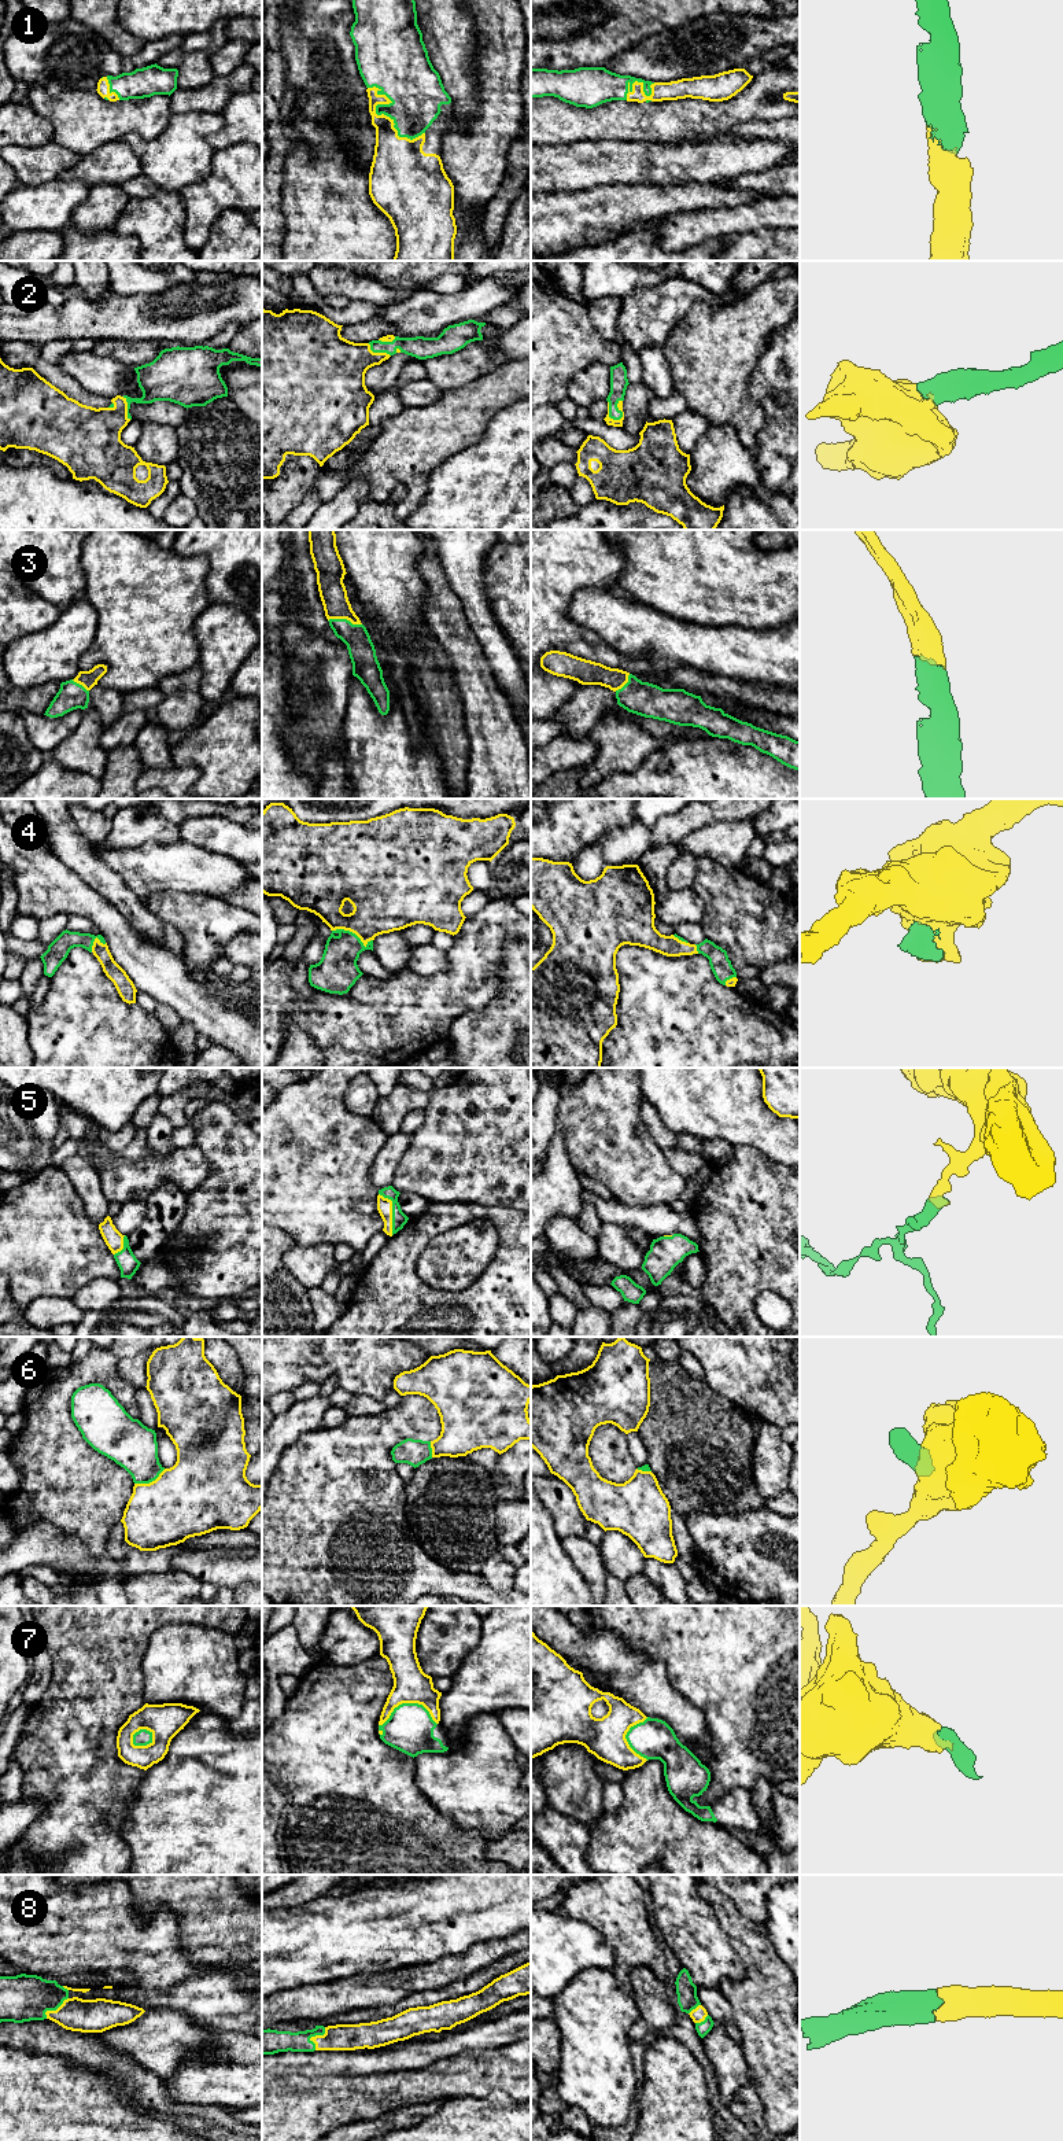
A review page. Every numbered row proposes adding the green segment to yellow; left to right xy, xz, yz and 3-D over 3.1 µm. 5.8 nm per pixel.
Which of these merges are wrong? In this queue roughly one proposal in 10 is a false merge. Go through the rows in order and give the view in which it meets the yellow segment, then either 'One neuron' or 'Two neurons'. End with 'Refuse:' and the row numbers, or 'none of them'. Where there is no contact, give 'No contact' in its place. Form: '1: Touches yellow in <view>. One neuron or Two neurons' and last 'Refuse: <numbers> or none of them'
1: Touches yellow in xz. One neuron
2: Touches yellow in yz. One neuron
3: Touches yellow in xz. One neuron
4: Touches yellow in xz. One neuron
5: Touches yellow in xz. One neuron
6: Touches yellow in xy. One neuron
7: Touches yellow in xz. One neuron
8: Touches yellow in xz. One neuron
Refuse: none of them

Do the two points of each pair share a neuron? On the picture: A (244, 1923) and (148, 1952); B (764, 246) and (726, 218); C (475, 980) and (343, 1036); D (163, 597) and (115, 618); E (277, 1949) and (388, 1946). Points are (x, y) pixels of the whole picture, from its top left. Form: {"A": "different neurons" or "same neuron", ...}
{"A": "different neurons", "B": "different neurons", "C": "same neuron", "D": "same neuron", "E": "same neuron"}

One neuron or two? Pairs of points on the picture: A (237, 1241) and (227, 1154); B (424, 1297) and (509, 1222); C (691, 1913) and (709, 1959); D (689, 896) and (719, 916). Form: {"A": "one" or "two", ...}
{"A": "one", "B": "one", "C": "one", "D": "two"}

